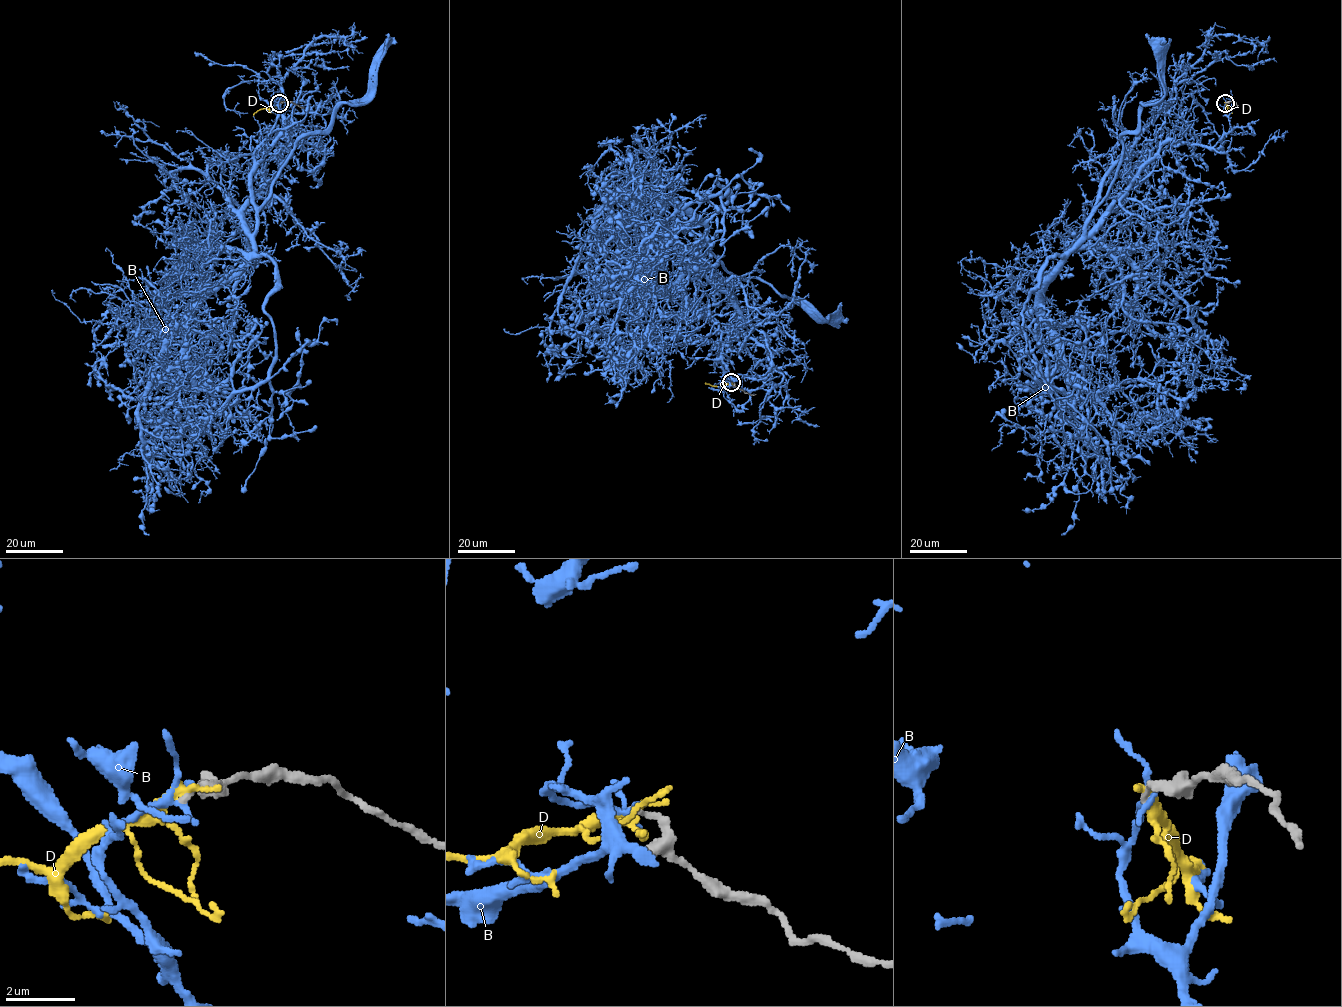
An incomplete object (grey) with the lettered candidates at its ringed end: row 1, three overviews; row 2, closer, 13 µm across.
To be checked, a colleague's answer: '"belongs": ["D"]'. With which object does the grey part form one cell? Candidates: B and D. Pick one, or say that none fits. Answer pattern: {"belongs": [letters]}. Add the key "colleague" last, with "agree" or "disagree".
{"belongs": [], "colleague": "disagree"}

